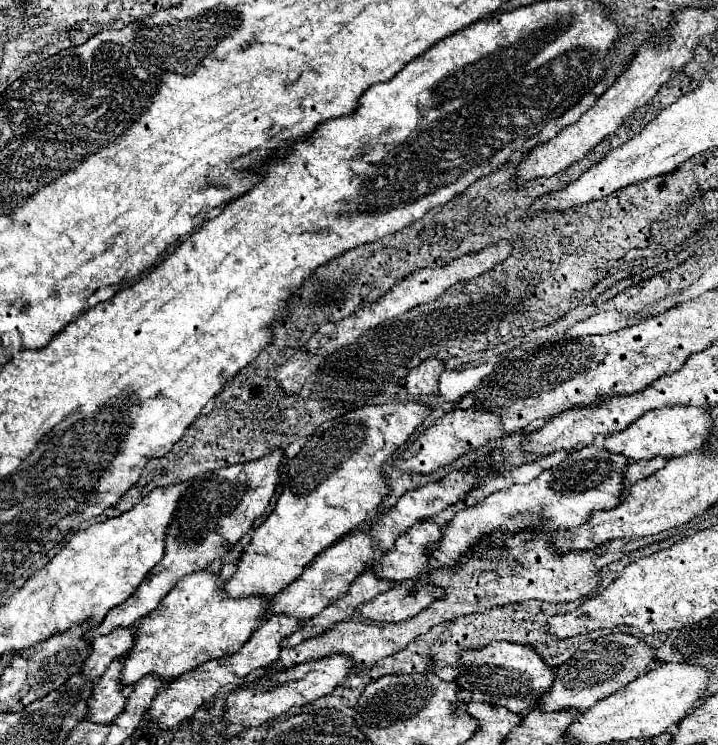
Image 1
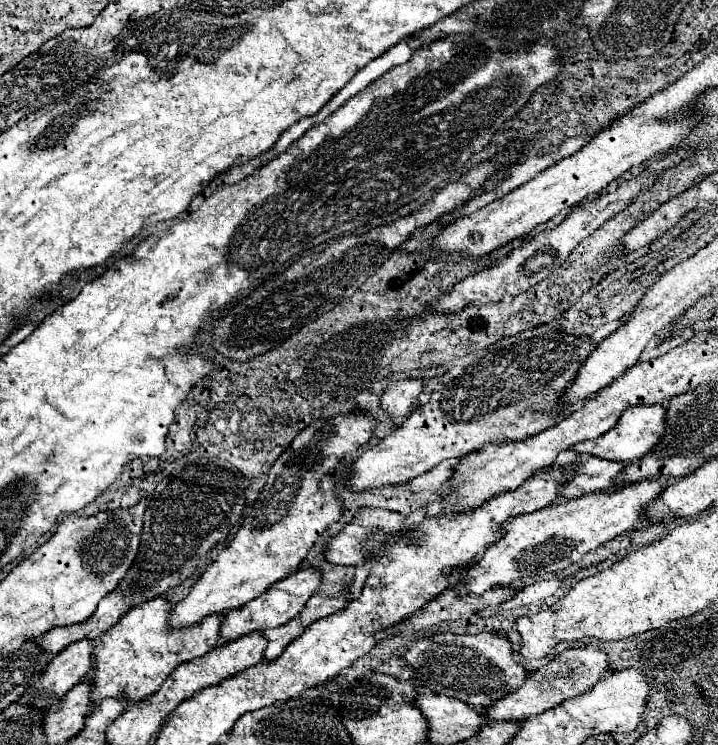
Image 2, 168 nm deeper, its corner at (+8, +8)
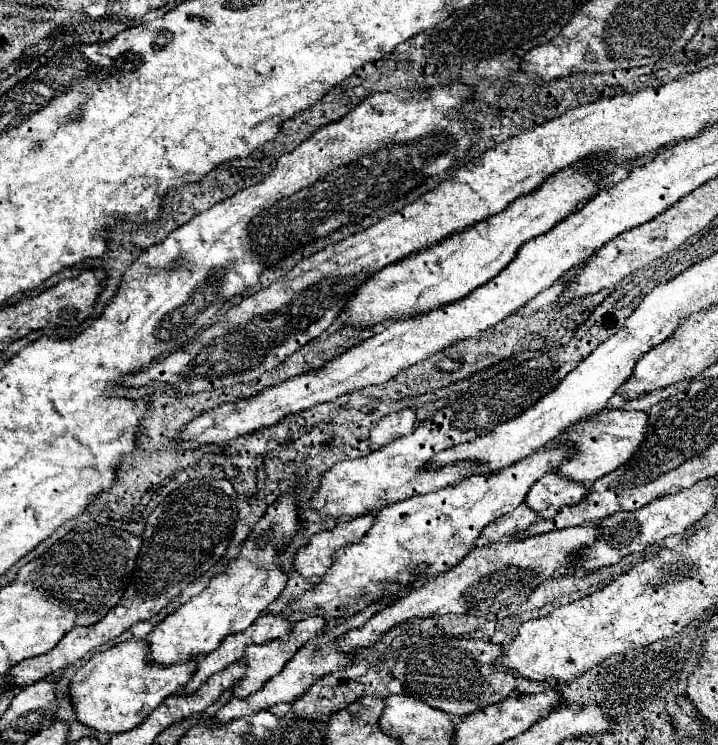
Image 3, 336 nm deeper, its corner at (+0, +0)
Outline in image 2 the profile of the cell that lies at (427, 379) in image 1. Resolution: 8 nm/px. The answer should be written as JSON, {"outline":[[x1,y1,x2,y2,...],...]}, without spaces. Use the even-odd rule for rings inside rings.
{"outline":[[399,379,393,381,381,395,381,407,391,413,391,417,409,415,419,405,419,395,423,393,423,379]]}

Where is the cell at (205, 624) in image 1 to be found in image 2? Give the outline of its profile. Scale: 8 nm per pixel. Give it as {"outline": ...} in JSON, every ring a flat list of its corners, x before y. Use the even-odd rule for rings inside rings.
{"outline":[[153,597,135,605,119,619,119,623,111,631,105,631,99,637,95,645,97,673,93,677,93,703,99,703,105,697,127,697,131,701,141,701,153,695,177,665,203,657,219,645,221,623,225,621,227,613,213,613,209,617,203,617,203,621,195,625,171,627,171,609,173,603,167,597]]}

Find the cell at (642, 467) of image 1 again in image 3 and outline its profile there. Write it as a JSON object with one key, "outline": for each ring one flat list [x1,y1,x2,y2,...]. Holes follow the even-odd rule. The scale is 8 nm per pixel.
{"outline":[[547,473,531,485,525,505,537,511,543,519,551,519,563,505,577,505,583,497,583,491,583,485,567,481,555,473]]}

